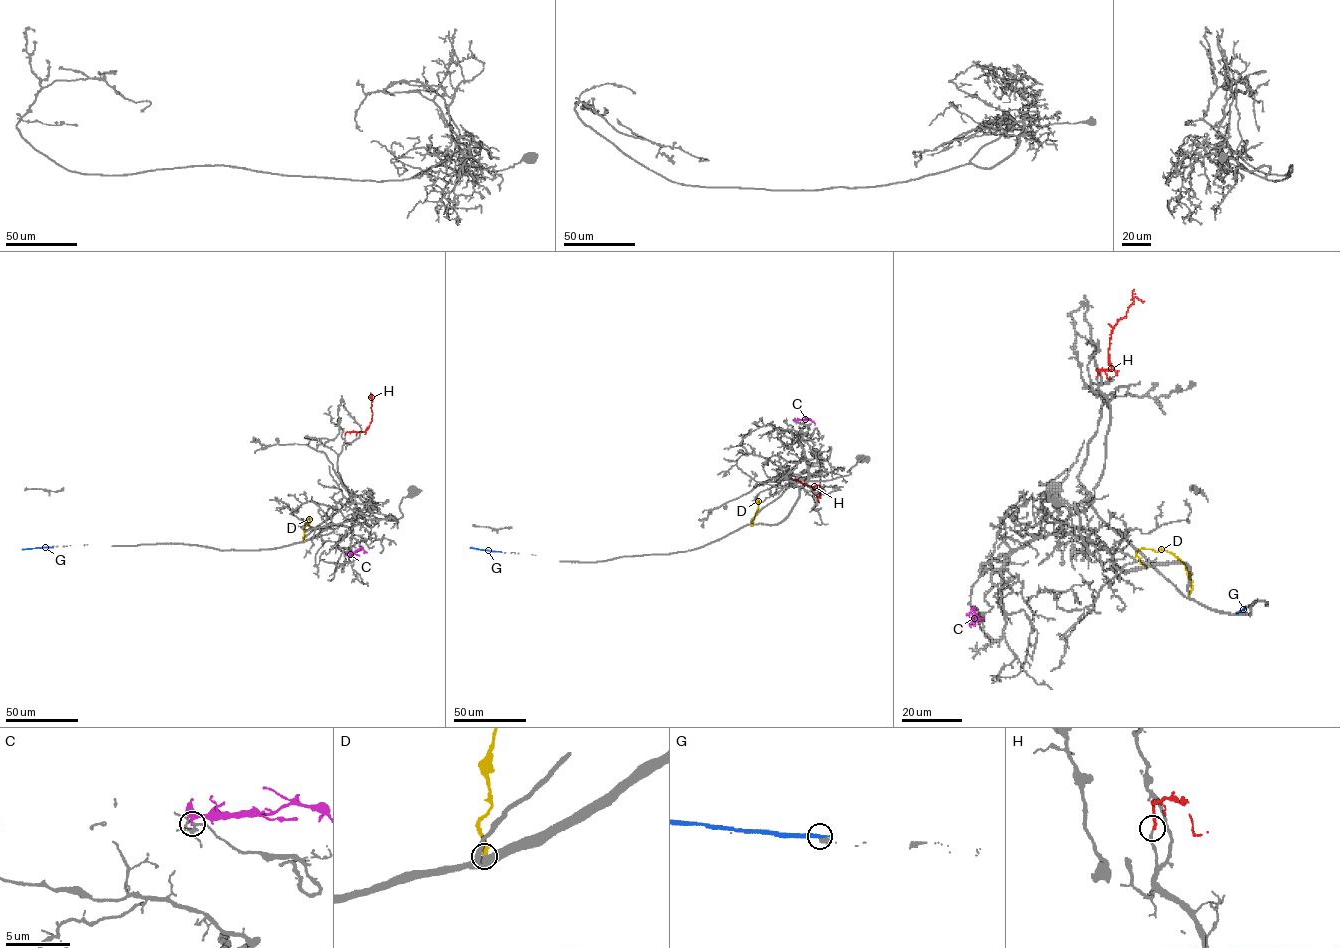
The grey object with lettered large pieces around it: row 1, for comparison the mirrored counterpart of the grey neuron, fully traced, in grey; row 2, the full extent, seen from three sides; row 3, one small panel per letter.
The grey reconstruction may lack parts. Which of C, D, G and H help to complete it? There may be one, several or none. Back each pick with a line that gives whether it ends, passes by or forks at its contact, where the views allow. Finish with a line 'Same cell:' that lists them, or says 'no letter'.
H: it ends
Same cell: H

